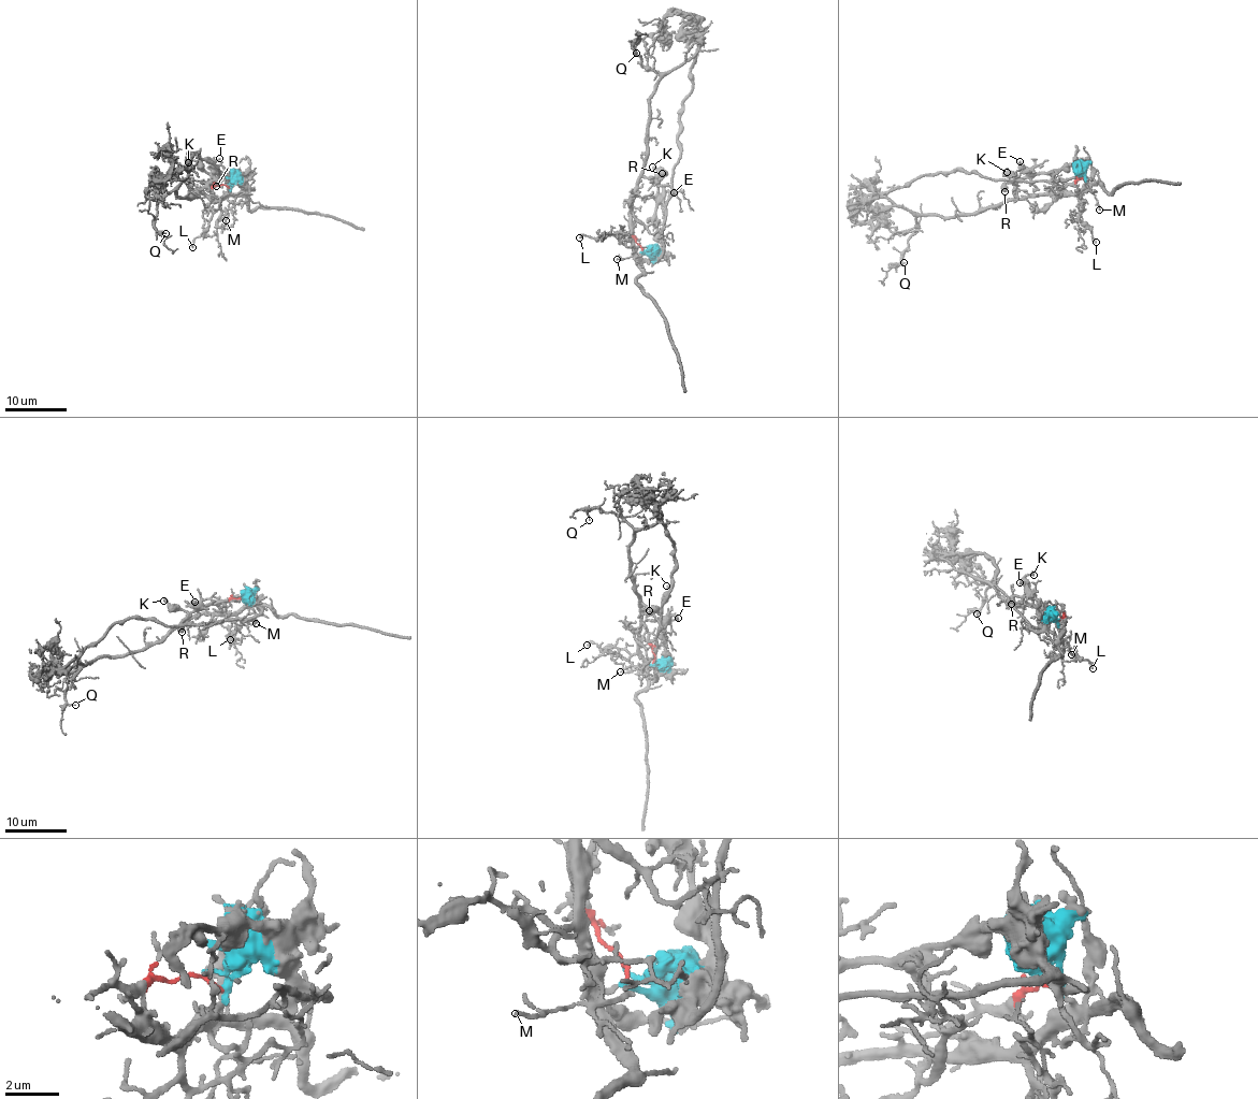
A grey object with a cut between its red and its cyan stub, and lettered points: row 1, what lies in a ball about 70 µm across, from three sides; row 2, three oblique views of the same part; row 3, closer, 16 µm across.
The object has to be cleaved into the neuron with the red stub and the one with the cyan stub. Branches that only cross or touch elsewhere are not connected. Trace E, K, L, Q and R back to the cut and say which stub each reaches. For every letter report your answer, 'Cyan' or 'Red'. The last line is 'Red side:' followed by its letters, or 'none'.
E: Cyan
K: Cyan
L: Red
Q: Red
R: Cyan
Red side: L, Q

